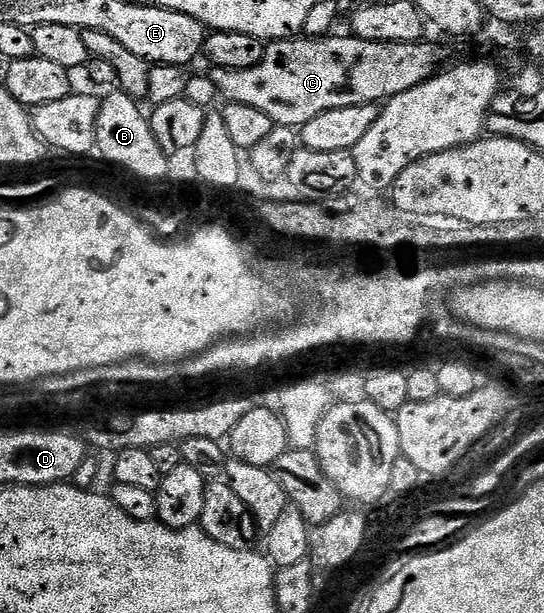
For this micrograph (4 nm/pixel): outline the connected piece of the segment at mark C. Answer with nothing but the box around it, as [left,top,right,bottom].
[209,34,440,129]

